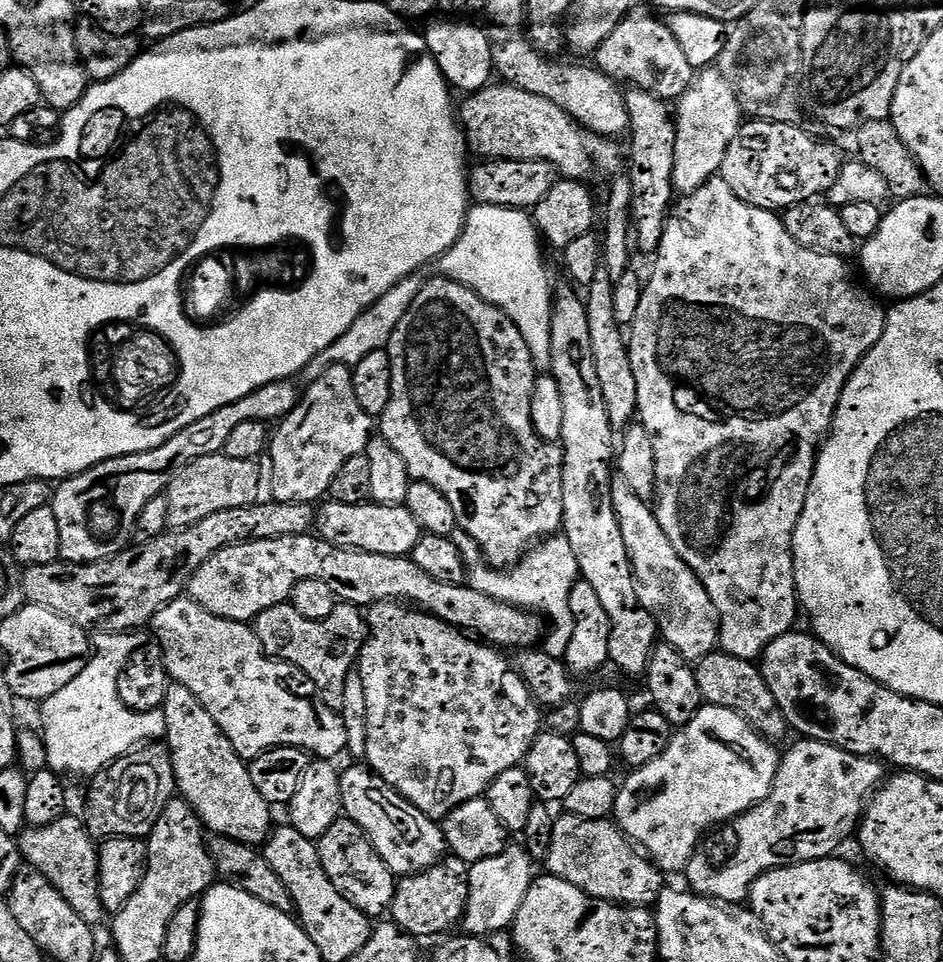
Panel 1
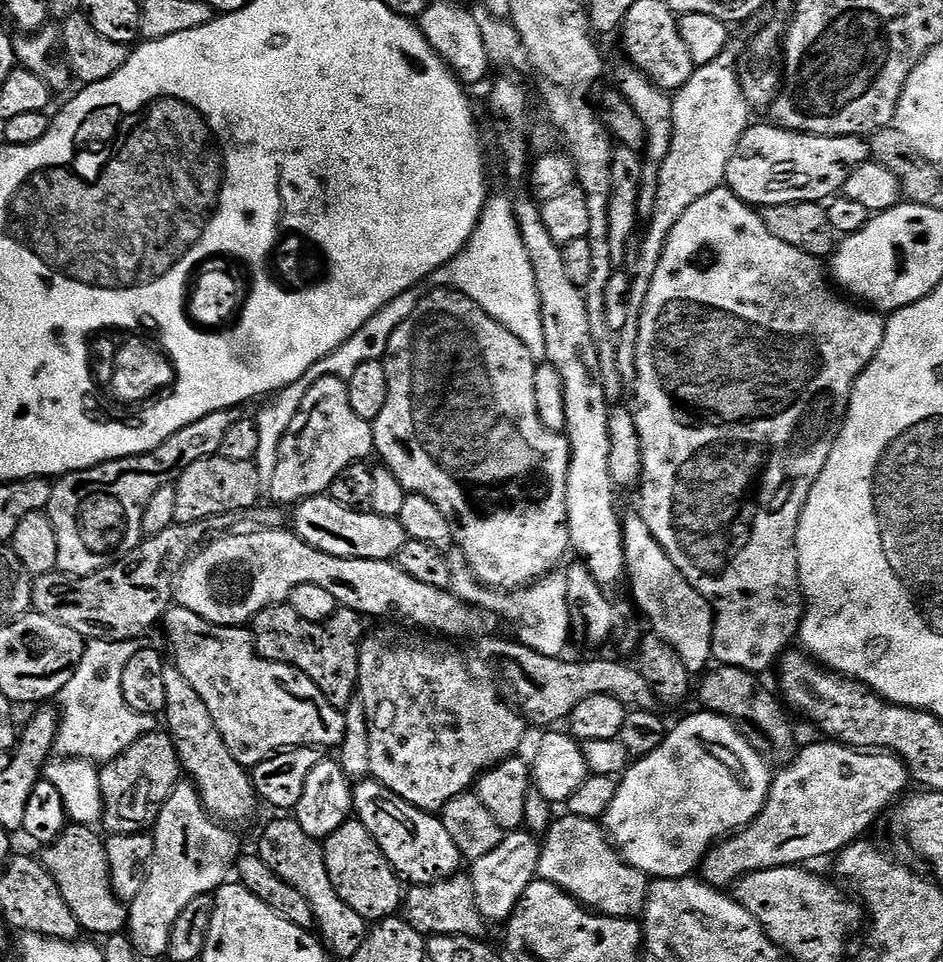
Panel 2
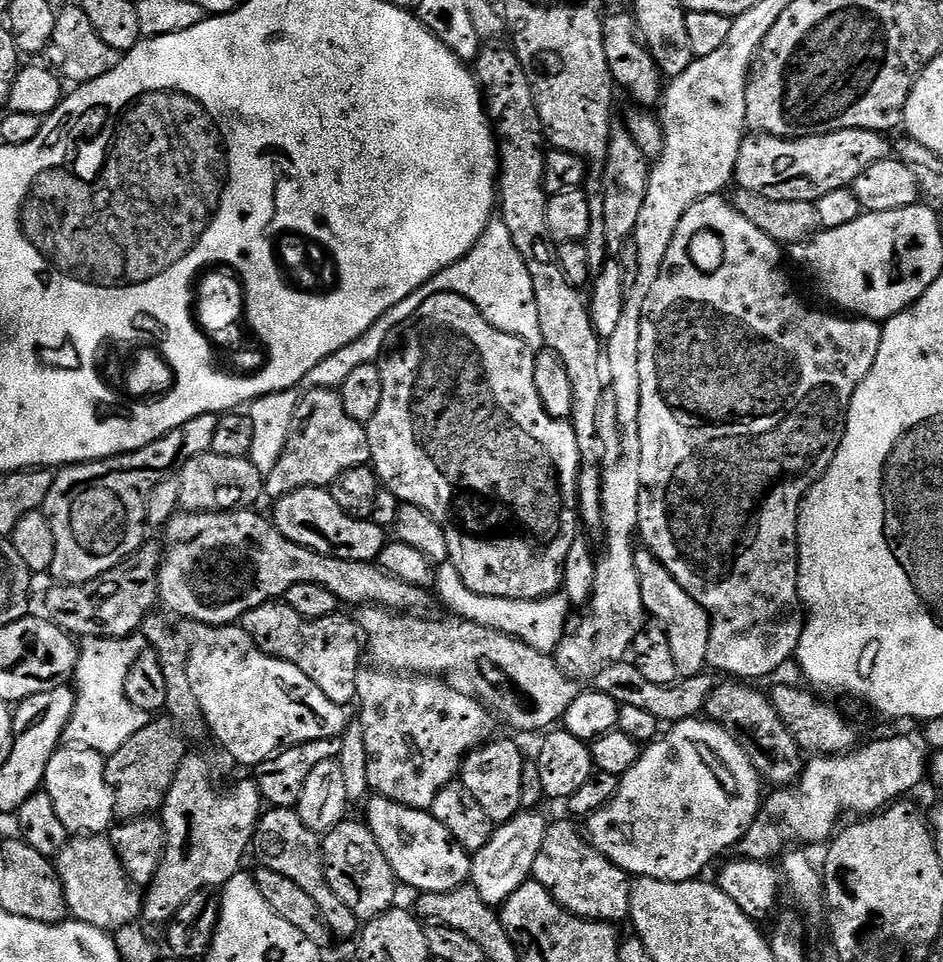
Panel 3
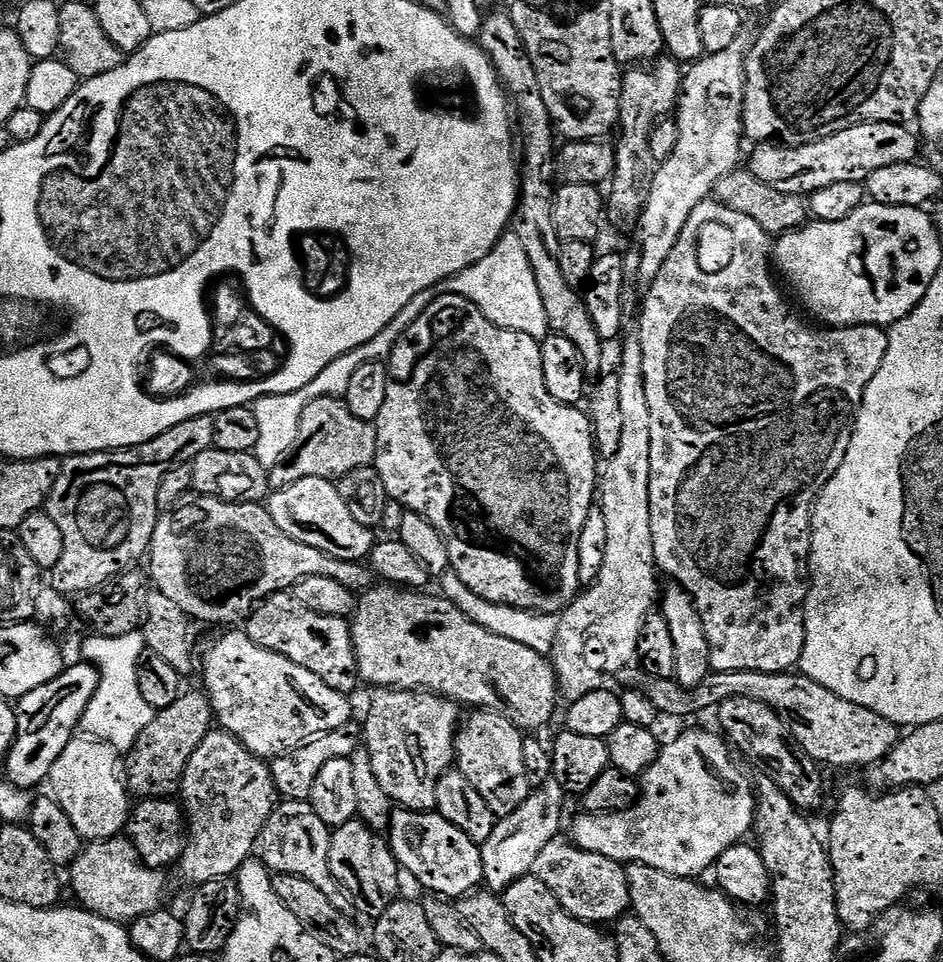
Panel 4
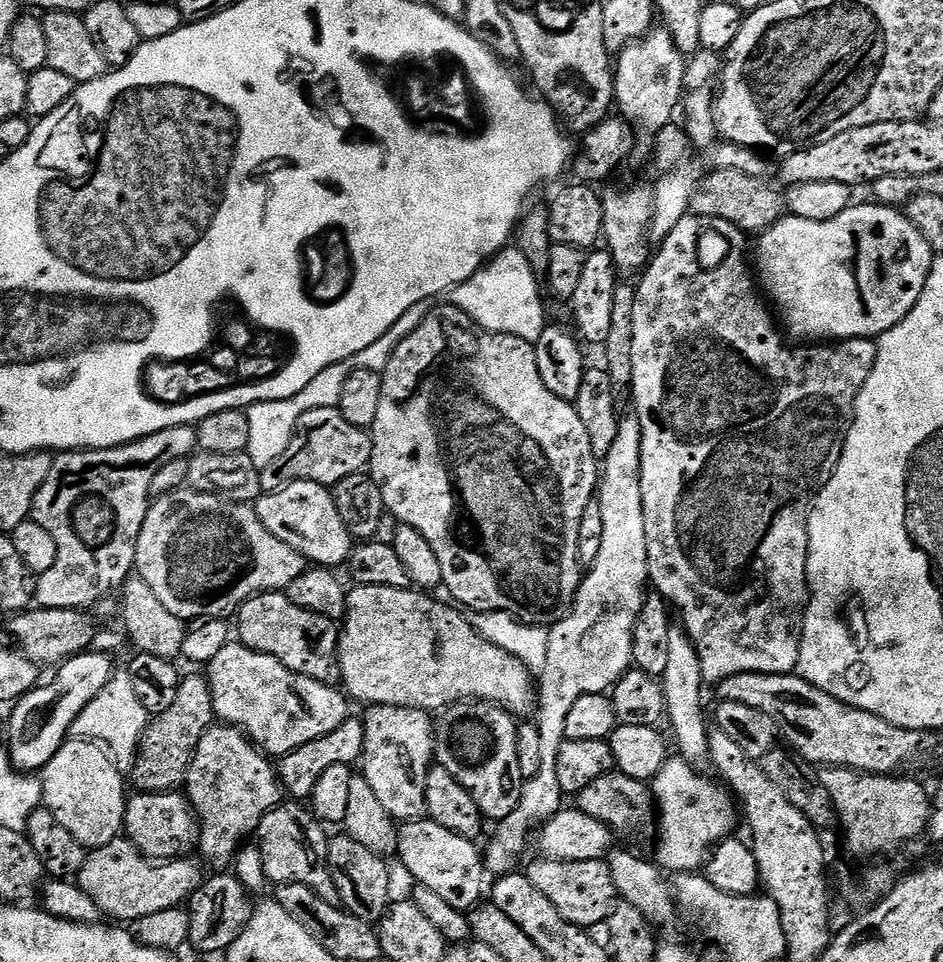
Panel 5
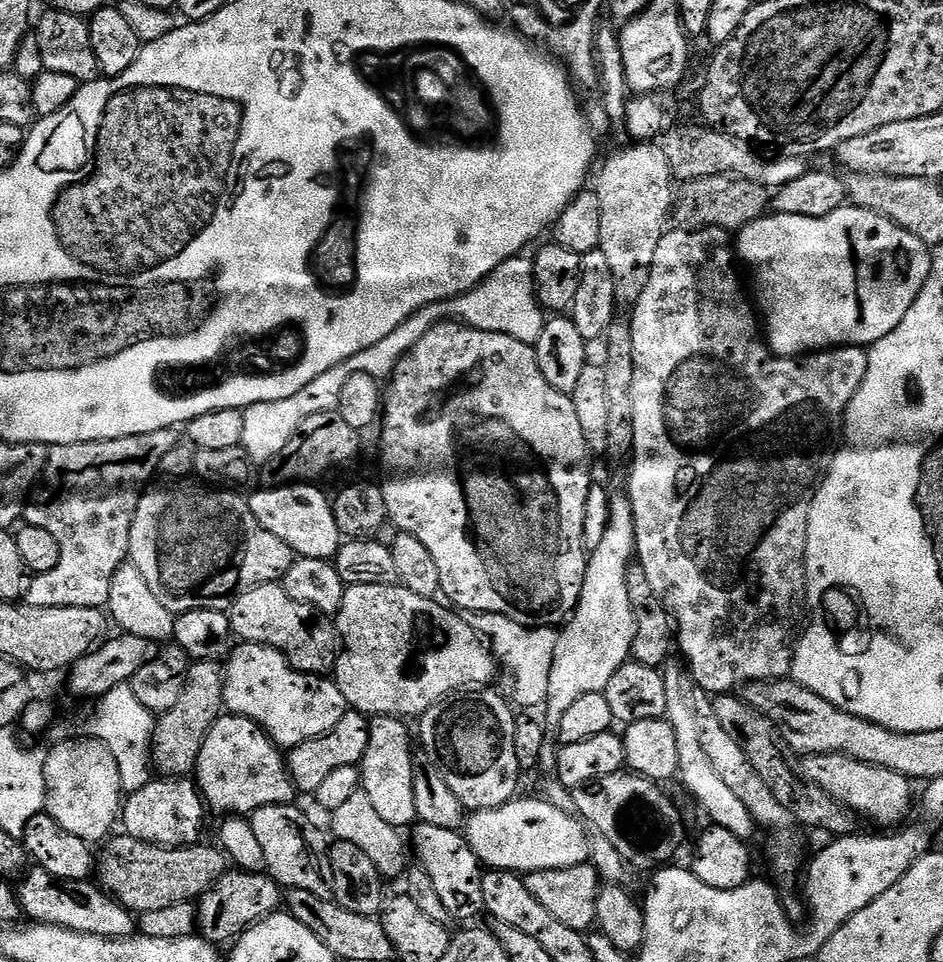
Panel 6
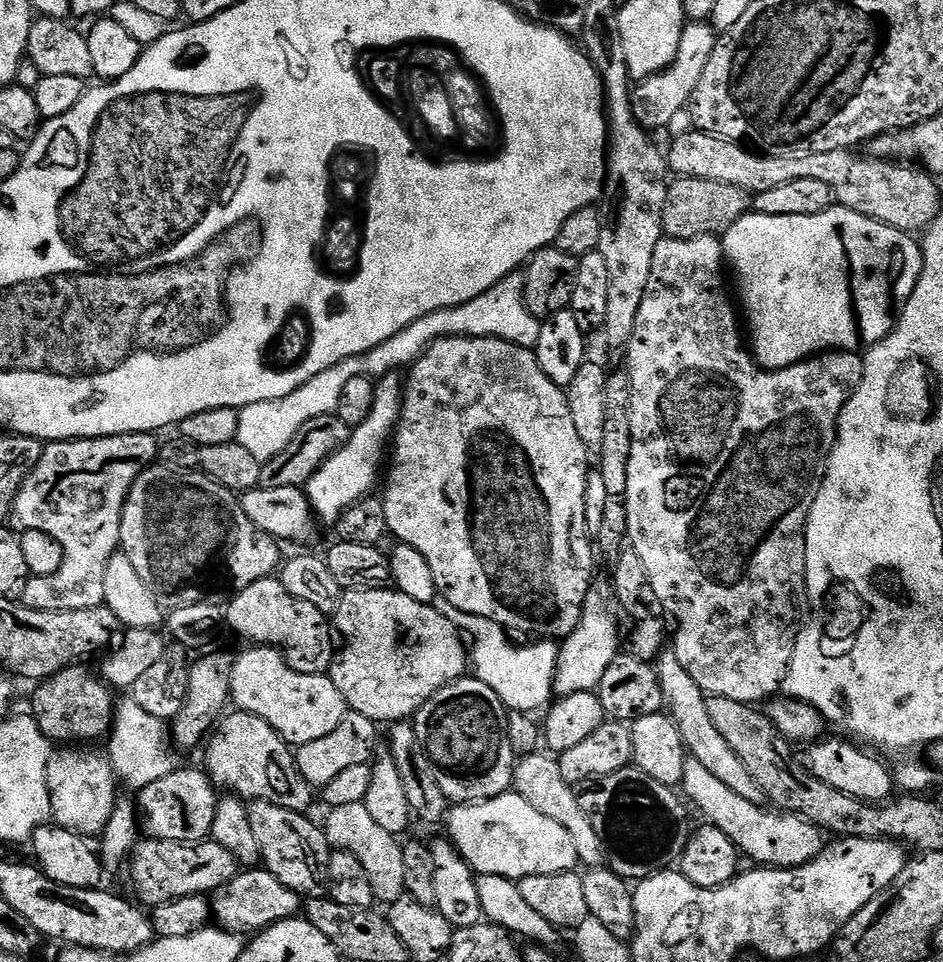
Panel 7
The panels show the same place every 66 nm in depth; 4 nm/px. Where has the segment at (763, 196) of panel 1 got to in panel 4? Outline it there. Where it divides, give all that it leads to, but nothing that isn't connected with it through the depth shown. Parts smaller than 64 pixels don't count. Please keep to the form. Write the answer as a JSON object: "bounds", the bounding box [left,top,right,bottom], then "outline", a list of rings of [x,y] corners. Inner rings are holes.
{"bounds":[747,123,920,198],"outline":[[[903,123],[859,124],[850,126],[846,130],[838,130],[838,134],[830,138],[822,138],[818,142],[803,144],[797,148],[777,146],[769,142],[753,147],[752,161],[749,162],[747,171],[758,183],[765,184],[770,190],[787,196],[807,198],[818,190],[826,190],[826,186],[834,186],[840,182],[859,184],[867,181],[868,176],[874,174],[874,170],[882,170],[884,166],[913,163],[917,159],[916,151],[920,148],[919,142],[916,141],[917,133],[913,132]]]}

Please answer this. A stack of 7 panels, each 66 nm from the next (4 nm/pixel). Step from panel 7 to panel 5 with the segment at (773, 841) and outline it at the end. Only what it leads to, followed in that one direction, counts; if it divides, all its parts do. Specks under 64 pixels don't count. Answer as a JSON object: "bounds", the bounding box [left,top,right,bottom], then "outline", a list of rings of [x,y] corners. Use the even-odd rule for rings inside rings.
{"bounds":[662,630,710,766],"outline":[[[674,630],[670,634],[670,662],[662,677],[664,698],[667,704],[666,720],[672,723],[672,732],[676,735],[676,744],[680,747],[679,755],[693,766],[705,763],[708,755],[708,734],[710,724],[704,721],[704,708],[700,705],[700,691],[706,688],[700,659],[696,647],[688,633]]]}

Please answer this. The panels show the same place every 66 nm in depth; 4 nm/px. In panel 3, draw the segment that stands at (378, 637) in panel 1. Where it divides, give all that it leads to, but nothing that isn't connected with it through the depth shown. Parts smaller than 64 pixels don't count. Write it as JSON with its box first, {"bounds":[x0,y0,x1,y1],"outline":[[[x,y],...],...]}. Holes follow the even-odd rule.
{"bounds":[356,670,493,809],"outline":[[[387,670],[361,671],[356,681],[360,715],[368,755],[368,786],[373,793],[397,800],[408,808],[431,809],[434,798],[447,784],[461,775],[468,753],[493,739],[492,716],[476,700],[447,688],[444,682],[416,674],[397,674]]]}

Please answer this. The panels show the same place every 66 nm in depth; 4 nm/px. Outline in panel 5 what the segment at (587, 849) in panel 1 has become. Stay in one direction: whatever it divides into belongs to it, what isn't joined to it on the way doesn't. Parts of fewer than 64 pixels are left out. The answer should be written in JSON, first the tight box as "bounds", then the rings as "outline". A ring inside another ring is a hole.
{"bounds":[526,858,618,930],"outline":[[[536,858],[526,874],[550,902],[554,902],[554,910],[566,918],[566,922],[576,924],[585,930],[592,930],[595,924],[603,925],[613,908],[618,903],[618,893],[614,886],[614,878],[610,874],[604,860],[590,862],[562,862]]]}

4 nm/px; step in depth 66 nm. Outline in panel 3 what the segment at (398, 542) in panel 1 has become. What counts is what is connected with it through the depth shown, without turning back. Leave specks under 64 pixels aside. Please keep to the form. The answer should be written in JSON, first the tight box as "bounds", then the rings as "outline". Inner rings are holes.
{"bounds":[275,488,386,562],"outline":[[[328,488],[294,490],[290,494],[279,497],[275,504],[276,529],[287,540],[293,540],[312,552],[320,552],[323,556],[337,556],[339,560],[372,562],[384,549],[386,537],[384,537],[383,530],[385,531],[385,529],[375,519],[357,518],[344,512],[342,506],[338,506],[338,502],[334,502]]]}

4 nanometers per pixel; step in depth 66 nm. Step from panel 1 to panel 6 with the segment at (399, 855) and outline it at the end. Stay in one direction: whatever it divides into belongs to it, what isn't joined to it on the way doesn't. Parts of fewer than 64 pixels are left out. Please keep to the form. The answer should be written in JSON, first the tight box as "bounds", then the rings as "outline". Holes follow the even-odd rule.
{"bounds":[410,823,484,922],"outline":[[[417,823],[410,836],[410,844],[416,847],[419,867],[430,876],[442,903],[449,910],[453,921],[472,922],[476,915],[484,912],[482,902],[482,865],[468,845],[467,835],[457,830],[442,830],[442,826]]]}

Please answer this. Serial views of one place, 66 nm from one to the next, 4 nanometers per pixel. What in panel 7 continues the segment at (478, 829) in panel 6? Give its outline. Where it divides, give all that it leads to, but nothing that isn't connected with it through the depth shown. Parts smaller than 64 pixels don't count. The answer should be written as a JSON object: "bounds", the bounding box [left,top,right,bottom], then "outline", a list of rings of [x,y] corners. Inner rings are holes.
{"bounds":[446,790,580,882],"outline":[[[515,790],[479,804],[453,807],[446,817],[447,824],[447,839],[455,844],[472,871],[482,876],[498,874],[518,882],[530,874],[553,876],[570,872],[580,864],[574,838],[570,838],[568,831],[558,826],[554,818],[538,814]]]}

